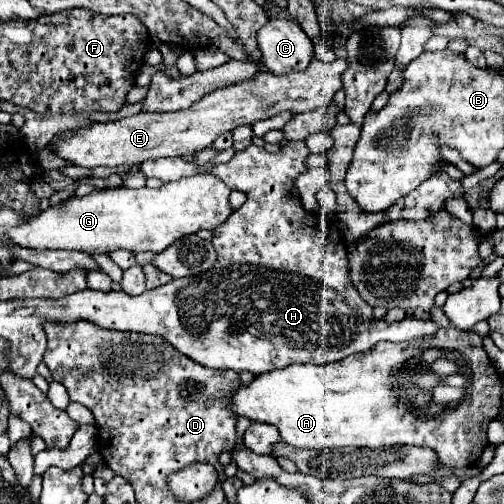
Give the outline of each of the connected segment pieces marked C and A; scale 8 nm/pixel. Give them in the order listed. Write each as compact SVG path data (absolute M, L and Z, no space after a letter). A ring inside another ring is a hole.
M269 19L257 33L261 61L273 75L303 71L311 57L313 45L305 31L289 19Z
M441 327L433 337L421 337L411 343L381 341L367 353L349 355L329 365L289 365L271 373L259 375L251 385L239 387L233 395L231 409L259 423L269 423L279 429L281 441L297 449L337 449L337 447L393 447L417 445L431 447L437 453L437 465L445 471L459 471L473 465L487 447L487 425L501 413L503 377L495 371L487 357L481 337L475 331L459 331L455 327ZM461 375L463 387L455 395L435 395L437 385L451 383L451 377ZM409 399L413 407L427 407L441 417L413 417L409 413Z

